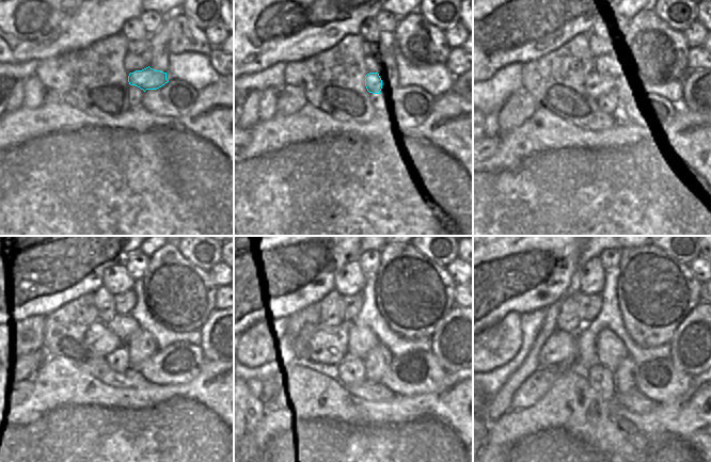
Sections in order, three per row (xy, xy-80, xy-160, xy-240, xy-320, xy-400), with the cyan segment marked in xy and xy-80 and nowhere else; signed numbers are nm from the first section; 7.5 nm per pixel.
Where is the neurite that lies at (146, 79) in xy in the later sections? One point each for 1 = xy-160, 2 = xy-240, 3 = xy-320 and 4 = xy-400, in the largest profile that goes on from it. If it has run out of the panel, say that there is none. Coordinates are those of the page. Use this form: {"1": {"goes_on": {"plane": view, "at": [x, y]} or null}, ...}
{"1": {"goes_on": {"plane": "xy-160", "at": [597, 91]}}, "2": {"goes_on": {"plane": "xy-240", "at": [99, 340]}}, "3": {"goes_on": {"plane": "xy-320", "at": [327, 346]}}, "4": {"goes_on": {"plane": "xy-400", "at": [559, 350]}}}

